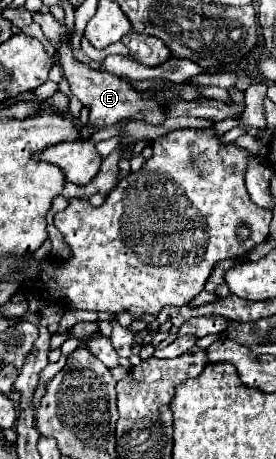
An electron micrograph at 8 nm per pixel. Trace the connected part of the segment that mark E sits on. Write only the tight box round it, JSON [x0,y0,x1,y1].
[57,44,165,130]

